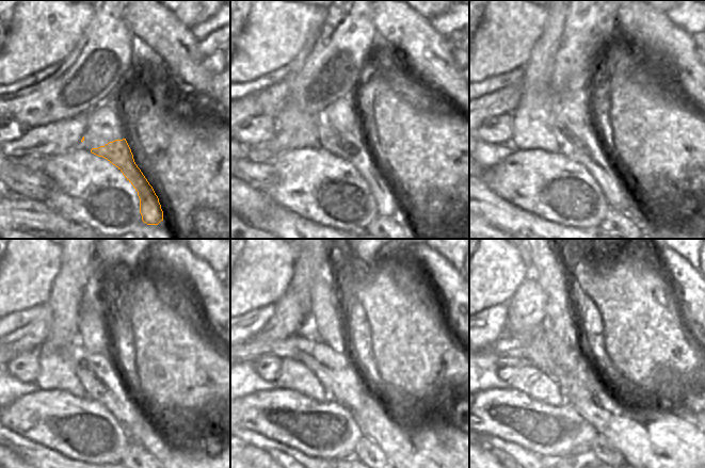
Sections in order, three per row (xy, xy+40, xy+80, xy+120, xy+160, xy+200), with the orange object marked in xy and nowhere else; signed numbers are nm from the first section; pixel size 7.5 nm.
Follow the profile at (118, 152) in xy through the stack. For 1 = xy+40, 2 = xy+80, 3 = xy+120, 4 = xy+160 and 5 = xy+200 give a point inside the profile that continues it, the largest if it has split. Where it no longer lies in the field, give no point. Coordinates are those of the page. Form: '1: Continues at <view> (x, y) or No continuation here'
1: Continues at xy+40 (351, 147)
2: Continues at xy+80 (580, 142)
3: Continues at xy+120 (100, 378)
4: Continues at xy+160 (341, 380)
5: Continues at xy+200 (564, 357)

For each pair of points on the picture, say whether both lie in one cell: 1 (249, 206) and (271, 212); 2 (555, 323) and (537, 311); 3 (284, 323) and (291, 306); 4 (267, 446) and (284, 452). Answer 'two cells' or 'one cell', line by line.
1: one cell
2: two cells
3: one cell
4: one cell

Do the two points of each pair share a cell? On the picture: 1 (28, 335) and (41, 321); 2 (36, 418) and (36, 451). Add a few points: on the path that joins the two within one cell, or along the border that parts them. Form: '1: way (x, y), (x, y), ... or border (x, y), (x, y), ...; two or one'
1: way (31, 332), (38, 324); one
2: border (14, 431), (60, 452); two

